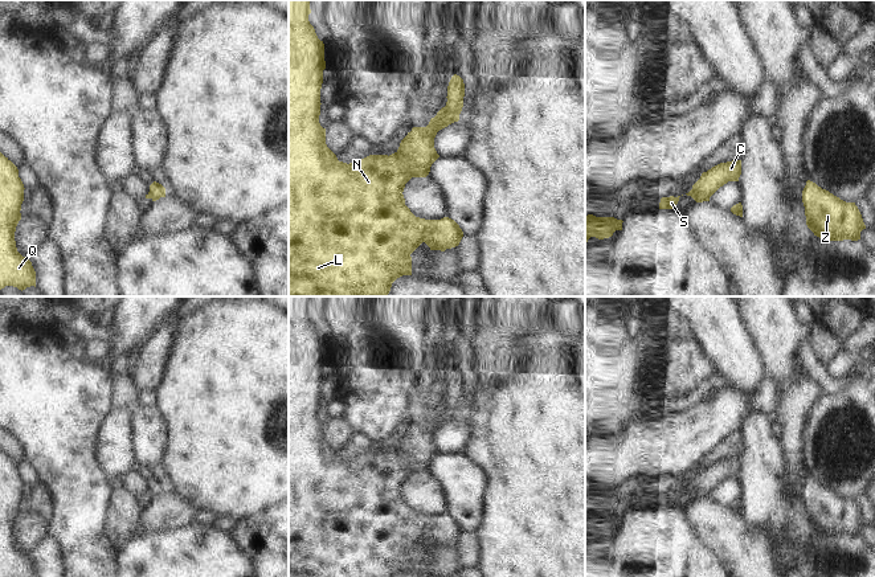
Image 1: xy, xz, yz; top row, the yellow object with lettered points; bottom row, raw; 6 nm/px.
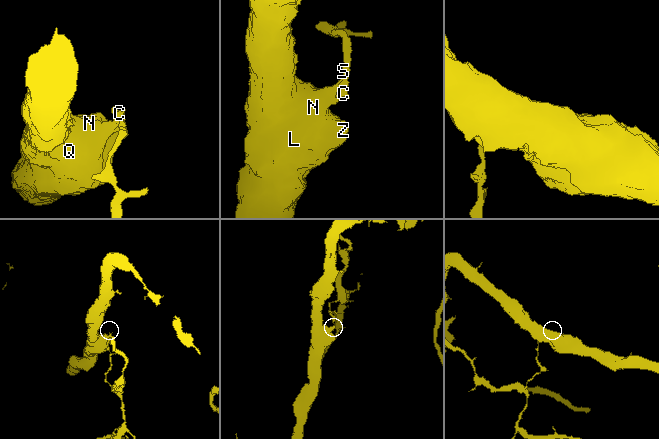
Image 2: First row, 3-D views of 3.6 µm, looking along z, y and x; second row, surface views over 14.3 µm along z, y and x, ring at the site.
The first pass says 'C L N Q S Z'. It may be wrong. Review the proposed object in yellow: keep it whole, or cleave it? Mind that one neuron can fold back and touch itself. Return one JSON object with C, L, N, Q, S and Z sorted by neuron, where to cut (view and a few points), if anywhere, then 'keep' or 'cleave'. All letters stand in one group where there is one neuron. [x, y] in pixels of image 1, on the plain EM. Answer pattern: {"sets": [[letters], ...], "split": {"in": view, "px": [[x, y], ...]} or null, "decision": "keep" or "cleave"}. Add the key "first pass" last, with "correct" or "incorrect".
{"sets": [["C", "S"], ["L", "N", "Q", "Z"]], "split": {"in": "xz", "px": [[445, 402], [446, 410], [438, 421], [438, 426]]}, "decision": "cleave", "first pass": "incorrect"}

